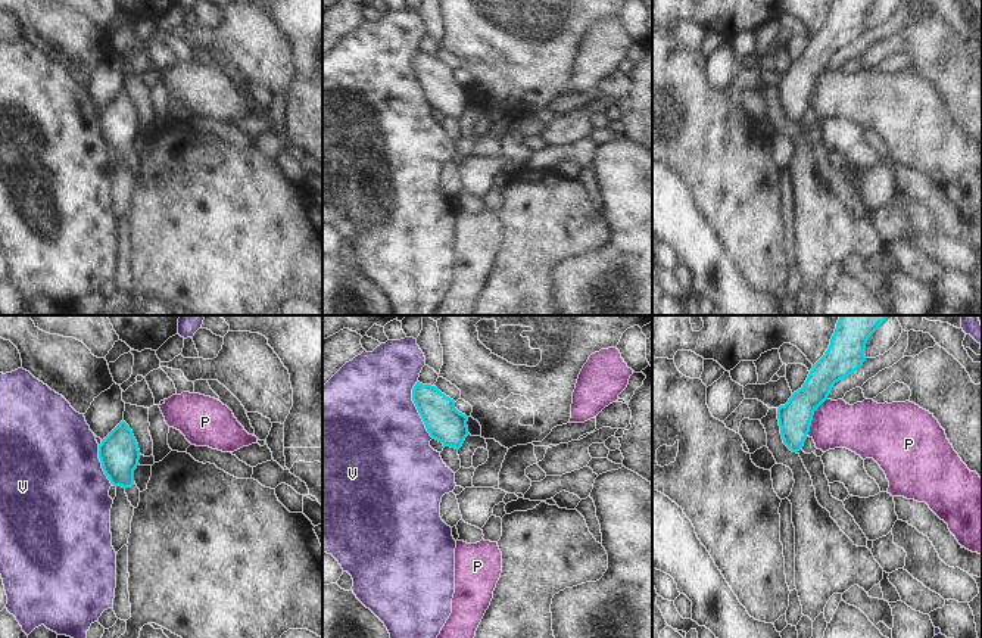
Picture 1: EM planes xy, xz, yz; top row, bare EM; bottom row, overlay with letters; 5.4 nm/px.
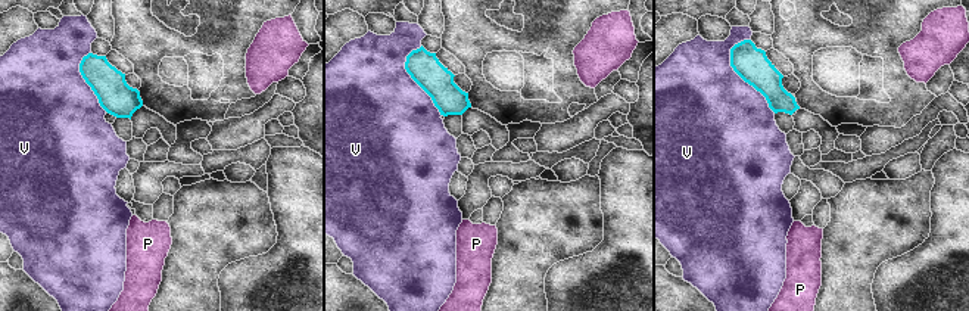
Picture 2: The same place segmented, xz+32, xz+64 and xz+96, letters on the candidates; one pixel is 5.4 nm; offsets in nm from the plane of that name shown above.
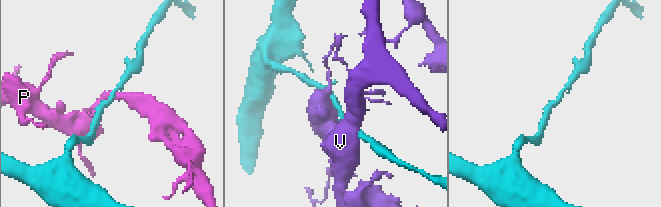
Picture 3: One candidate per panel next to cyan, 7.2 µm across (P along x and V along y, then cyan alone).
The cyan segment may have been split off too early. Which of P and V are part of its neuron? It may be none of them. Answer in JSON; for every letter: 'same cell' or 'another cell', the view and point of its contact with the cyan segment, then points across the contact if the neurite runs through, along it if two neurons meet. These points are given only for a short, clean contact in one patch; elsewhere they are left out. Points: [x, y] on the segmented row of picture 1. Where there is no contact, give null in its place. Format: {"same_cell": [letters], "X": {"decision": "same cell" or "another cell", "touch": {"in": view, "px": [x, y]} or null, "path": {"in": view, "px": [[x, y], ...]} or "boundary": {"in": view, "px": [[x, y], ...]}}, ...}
{"same_cell": [], "P": {"decision": "another cell", "touch": {"in": "yz", "px": [811, 417]}, "boundary": {"in": "yz", "px": [[826, 398], [814, 411], [807, 436]]}}, "V": {"decision": "another cell", "touch": {"in": "xz", "px": [417, 408]}}}

